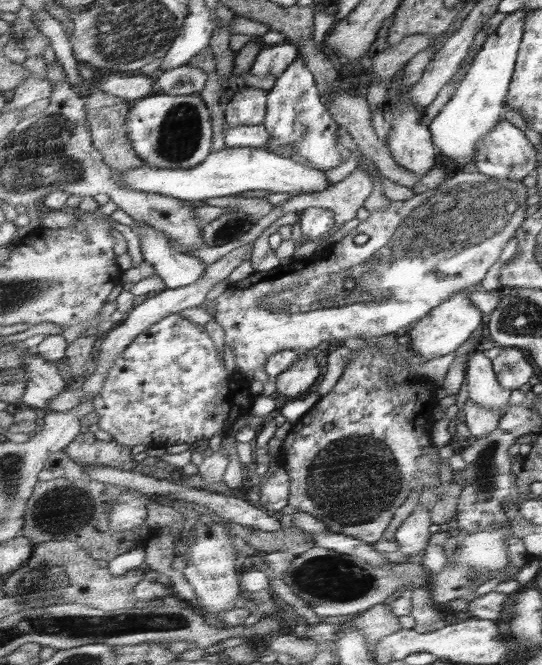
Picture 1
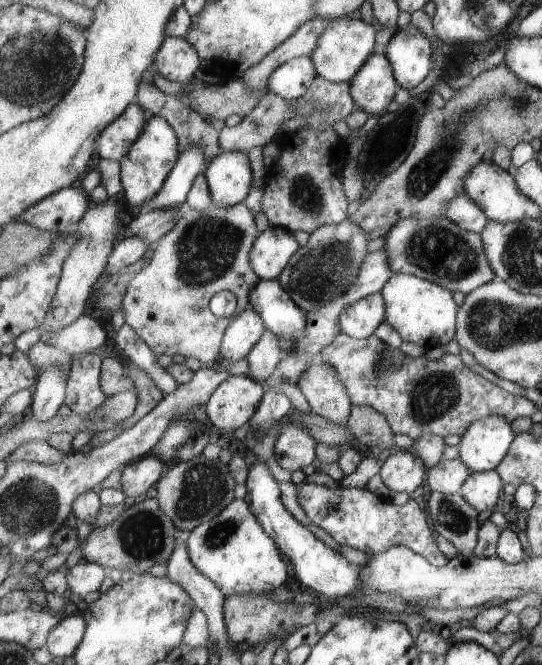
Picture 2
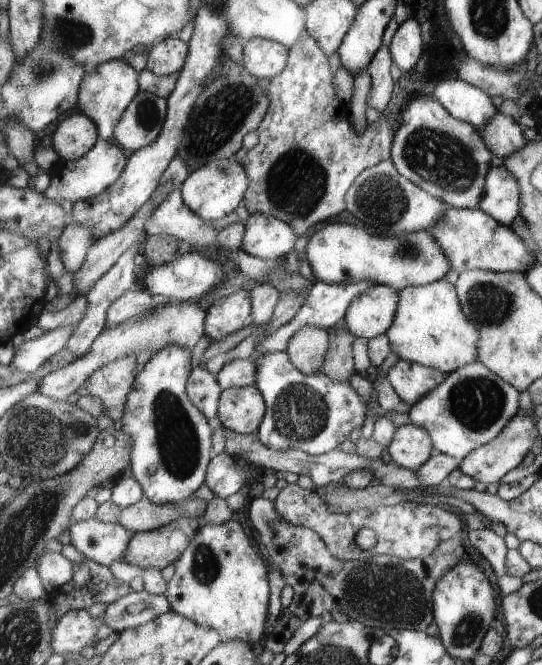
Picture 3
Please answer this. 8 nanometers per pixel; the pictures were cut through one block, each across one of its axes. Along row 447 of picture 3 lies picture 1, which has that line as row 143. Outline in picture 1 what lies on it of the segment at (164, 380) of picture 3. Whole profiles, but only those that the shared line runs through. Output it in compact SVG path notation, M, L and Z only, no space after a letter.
M159 94L135 102L127 114L129 137L143 160L154 167L190 169L211 154L213 126L209 110L200 95Z

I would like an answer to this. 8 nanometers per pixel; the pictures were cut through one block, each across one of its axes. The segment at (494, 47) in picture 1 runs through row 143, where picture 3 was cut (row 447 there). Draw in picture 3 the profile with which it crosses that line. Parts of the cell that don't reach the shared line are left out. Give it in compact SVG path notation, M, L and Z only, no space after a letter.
M466 364L449 374L446 382L431 394L423 396L423 400L410 408L408 416L413 423L427 428L436 451L464 459L497 438L519 414L519 391L510 381L503 380L491 368L487 368L486 364Z

